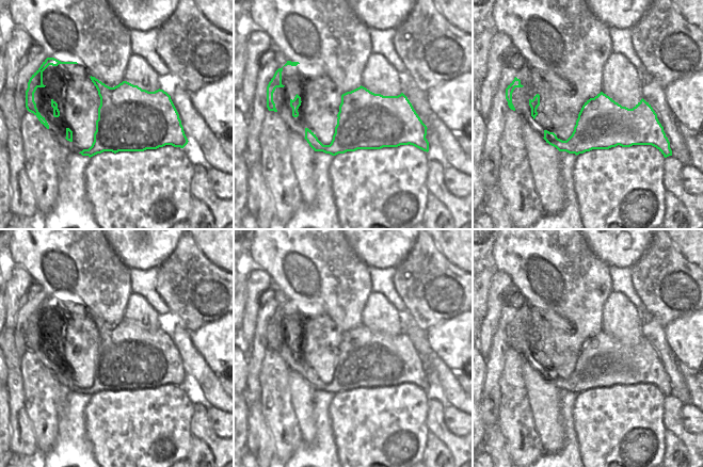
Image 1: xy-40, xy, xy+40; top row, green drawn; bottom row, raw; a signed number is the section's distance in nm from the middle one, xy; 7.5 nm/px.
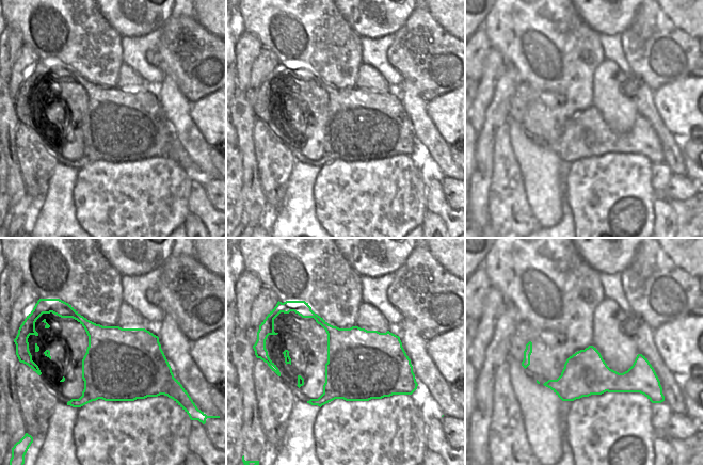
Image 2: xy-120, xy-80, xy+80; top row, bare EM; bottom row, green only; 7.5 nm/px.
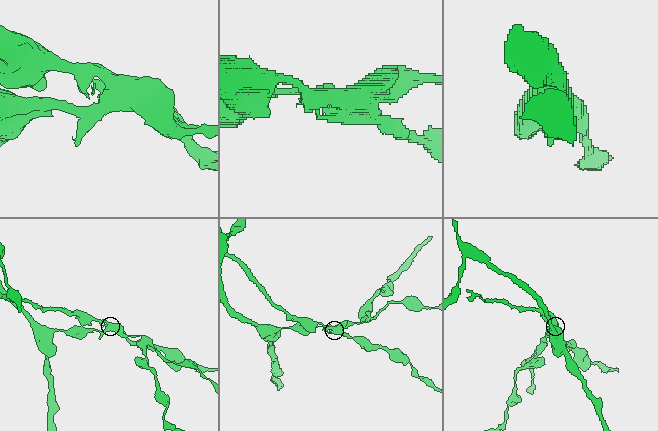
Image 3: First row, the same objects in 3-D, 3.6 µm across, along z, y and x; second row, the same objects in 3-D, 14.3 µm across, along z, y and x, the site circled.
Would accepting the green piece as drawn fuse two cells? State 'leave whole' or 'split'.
split

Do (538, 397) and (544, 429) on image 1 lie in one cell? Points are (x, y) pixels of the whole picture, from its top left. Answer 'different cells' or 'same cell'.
same cell

